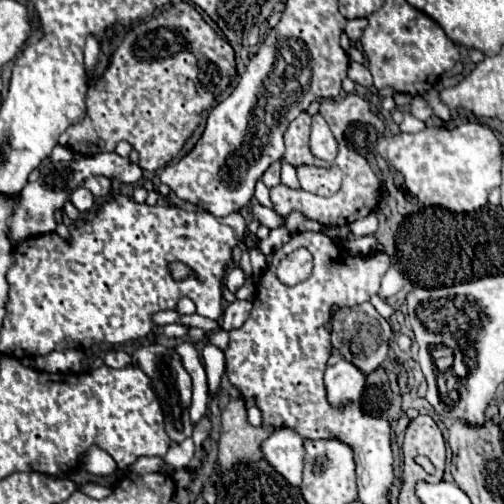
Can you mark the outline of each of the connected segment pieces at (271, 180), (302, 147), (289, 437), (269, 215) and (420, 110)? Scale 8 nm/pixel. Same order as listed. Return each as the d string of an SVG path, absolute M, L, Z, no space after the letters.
M278 160L278 162L274 162L274 164L264 172L262 182L264 182L268 188L272 188L272 186L276 186L276 184L278 184L278 178L280 178L280 160Z
M302 112L286 130L284 134L284 144L286 144L286 154L284 160L292 166L298 164L310 164L318 167L327 167L327 162L318 159L310 150L310 116Z
M276 430L262 442L262 458L282 476L290 486L298 486L302 480L304 440L294 430Z
M254 205L252 212L264 226L268 226L270 230L274 228L282 228L285 226L285 220L277 215L273 209L267 208L262 205Z
M416 96L416 98L412 100L410 112L412 112L416 118L420 118L420 120L428 120L428 118L432 116L432 110L430 110L430 106L426 106L426 100L424 100L422 96Z

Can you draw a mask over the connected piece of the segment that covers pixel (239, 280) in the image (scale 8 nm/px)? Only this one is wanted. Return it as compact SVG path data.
M236 266L236 268L232 268L232 270L228 272L228 276L226 276L226 286L228 286L230 292L234 292L234 290L238 290L238 288L244 284L244 280L246 280L244 270L242 270L240 266Z

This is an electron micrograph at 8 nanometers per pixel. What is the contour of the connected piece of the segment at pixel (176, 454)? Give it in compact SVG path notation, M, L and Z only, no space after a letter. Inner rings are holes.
M186 438L178 448L170 448L164 458L166 458L166 466L178 466L178 470L182 470L188 466L192 456L194 456L194 442L192 438Z

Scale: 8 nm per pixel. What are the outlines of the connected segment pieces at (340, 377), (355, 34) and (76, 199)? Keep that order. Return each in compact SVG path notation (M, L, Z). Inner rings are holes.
M340 360L338 364L328 366L324 374L328 402L342 406L346 402L358 400L364 390L364 382L366 382L366 374L348 360Z
M352 18L352 20L348 20L348 22L346 22L344 32L346 32L346 36L348 36L352 42L356 42L356 40L360 38L362 30L366 28L366 24L368 24L368 20L366 20L366 18Z
M84 186L76 188L76 190L72 192L70 200L72 200L72 204L74 204L80 212L88 212L88 210L94 206L94 196L92 196L92 192L90 192L88 188L84 188Z

